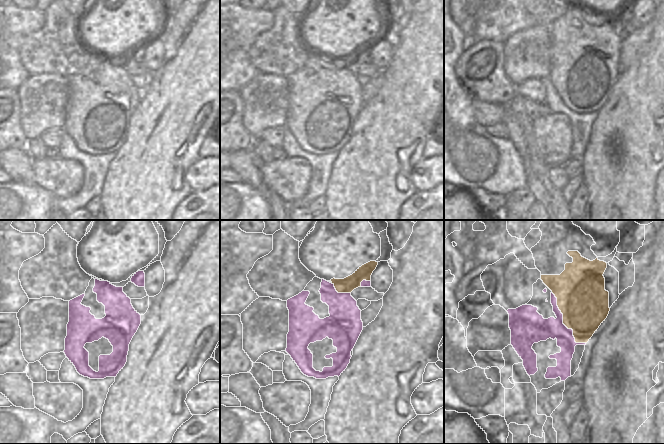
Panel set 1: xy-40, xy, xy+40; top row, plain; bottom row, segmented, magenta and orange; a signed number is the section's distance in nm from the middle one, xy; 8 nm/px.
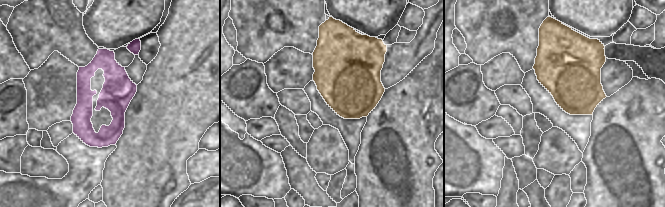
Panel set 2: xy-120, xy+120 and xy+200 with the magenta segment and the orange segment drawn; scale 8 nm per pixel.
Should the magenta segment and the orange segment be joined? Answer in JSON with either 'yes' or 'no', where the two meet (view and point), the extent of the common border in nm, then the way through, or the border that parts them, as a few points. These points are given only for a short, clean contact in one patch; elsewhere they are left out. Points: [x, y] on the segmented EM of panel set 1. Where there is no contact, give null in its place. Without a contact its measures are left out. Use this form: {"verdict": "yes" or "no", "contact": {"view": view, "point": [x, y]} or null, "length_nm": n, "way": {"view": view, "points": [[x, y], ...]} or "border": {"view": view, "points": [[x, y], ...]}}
{"verdict": "yes", "contact": {"view": "xy+40", "point": [562, 323]}, "length_nm": 500}

